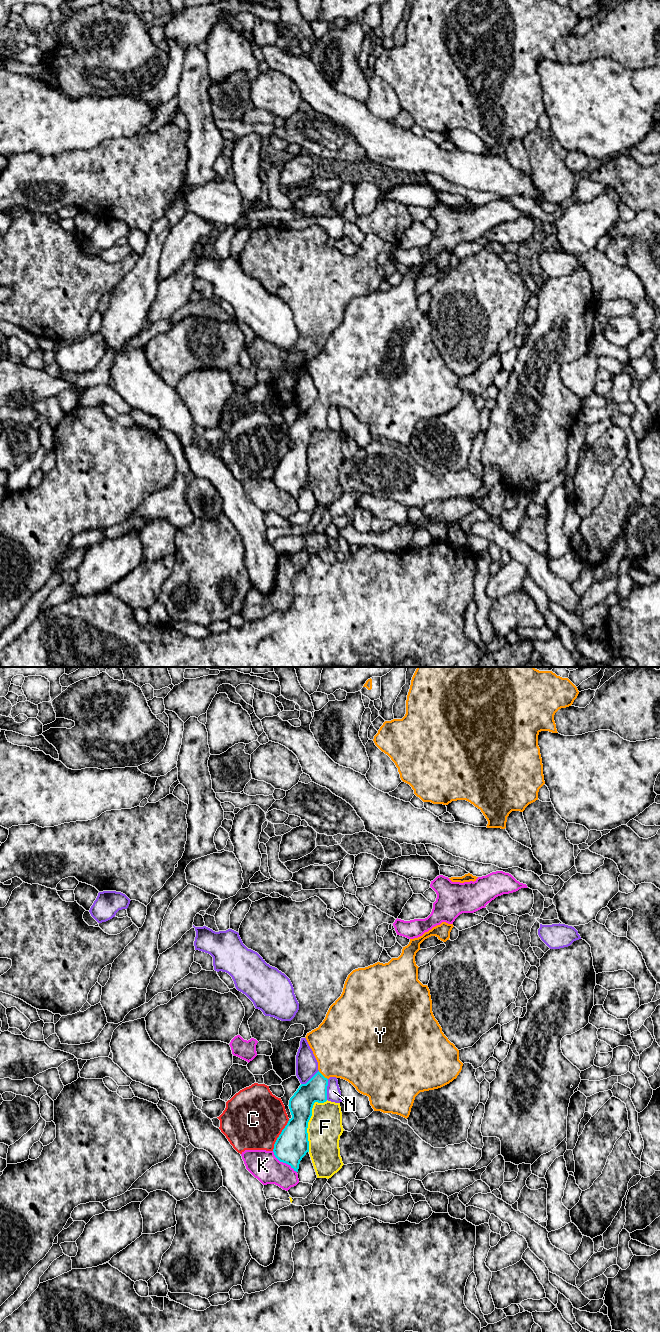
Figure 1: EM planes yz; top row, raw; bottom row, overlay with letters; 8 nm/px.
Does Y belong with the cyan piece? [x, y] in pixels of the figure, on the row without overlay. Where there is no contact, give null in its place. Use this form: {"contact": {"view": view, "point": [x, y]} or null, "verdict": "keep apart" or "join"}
{"contact": {"view": "yz", "point": [322, 403]}, "verdict": "join"}

